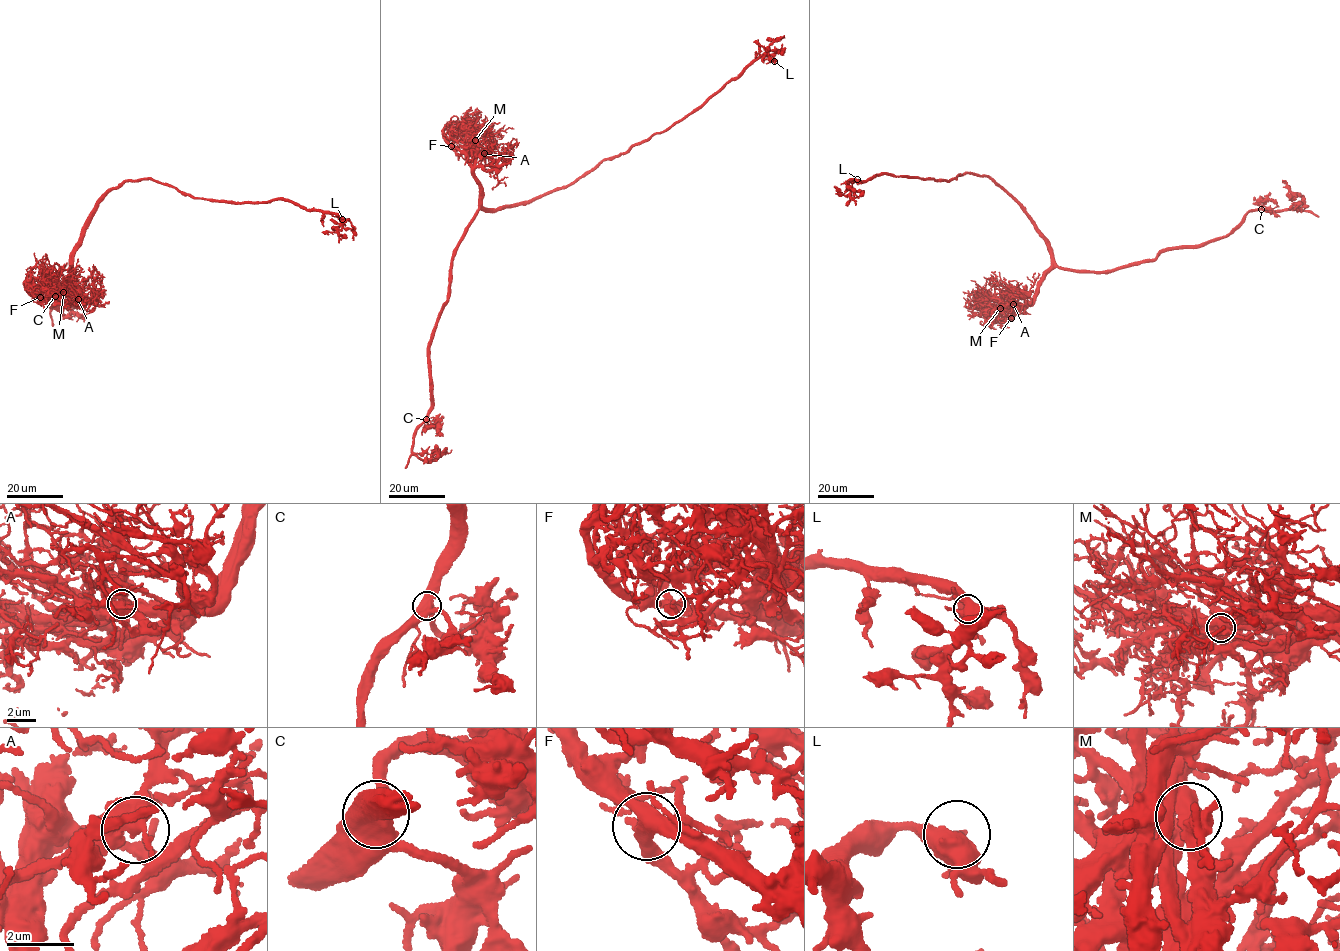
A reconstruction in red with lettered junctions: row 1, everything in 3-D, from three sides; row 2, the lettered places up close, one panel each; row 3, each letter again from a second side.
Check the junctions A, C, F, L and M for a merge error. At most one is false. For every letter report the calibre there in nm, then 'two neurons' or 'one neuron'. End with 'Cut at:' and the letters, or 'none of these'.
A: 480 nm | one neuron
C: 550 nm | one neuron
F: 440 nm | one neuron
L: 500 nm | one neuron
M: 480 nm | one neuron
Cut at: none of these

